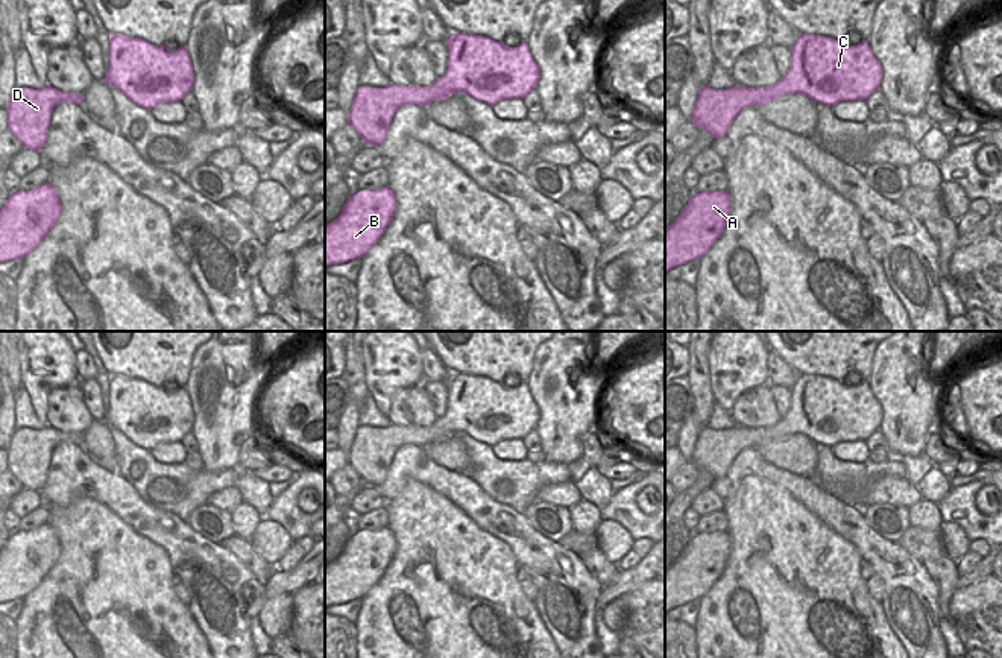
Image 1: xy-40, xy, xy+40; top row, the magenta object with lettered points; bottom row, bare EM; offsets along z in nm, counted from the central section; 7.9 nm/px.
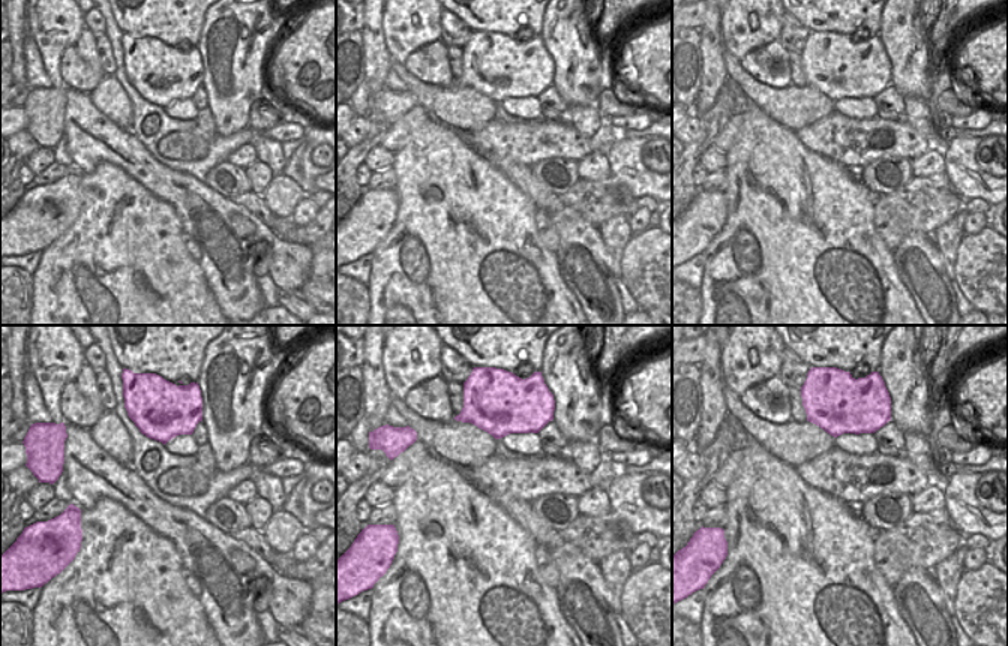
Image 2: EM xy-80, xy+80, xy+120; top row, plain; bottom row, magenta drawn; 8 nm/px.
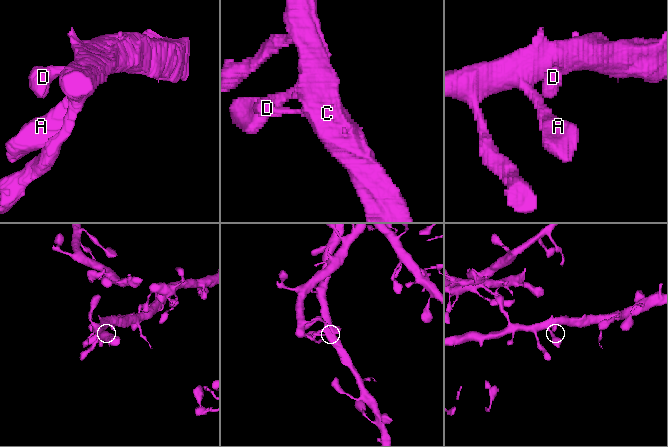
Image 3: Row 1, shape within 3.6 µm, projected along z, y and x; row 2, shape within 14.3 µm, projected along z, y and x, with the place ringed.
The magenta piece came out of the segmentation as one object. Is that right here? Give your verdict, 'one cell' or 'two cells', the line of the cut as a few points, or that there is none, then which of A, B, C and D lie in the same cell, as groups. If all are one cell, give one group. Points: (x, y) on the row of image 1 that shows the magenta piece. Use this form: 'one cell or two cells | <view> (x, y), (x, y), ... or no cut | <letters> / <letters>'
one cell | no cut | A B C D

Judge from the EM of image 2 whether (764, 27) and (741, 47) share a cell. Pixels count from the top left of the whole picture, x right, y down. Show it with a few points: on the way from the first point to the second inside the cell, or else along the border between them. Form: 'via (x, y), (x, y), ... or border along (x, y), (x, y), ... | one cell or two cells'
via (758, 32), (747, 41) | one cell

